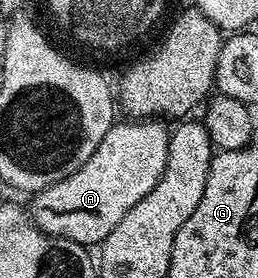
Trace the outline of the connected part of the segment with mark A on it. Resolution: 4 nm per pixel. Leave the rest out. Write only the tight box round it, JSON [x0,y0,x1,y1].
[30,118,169,247]

